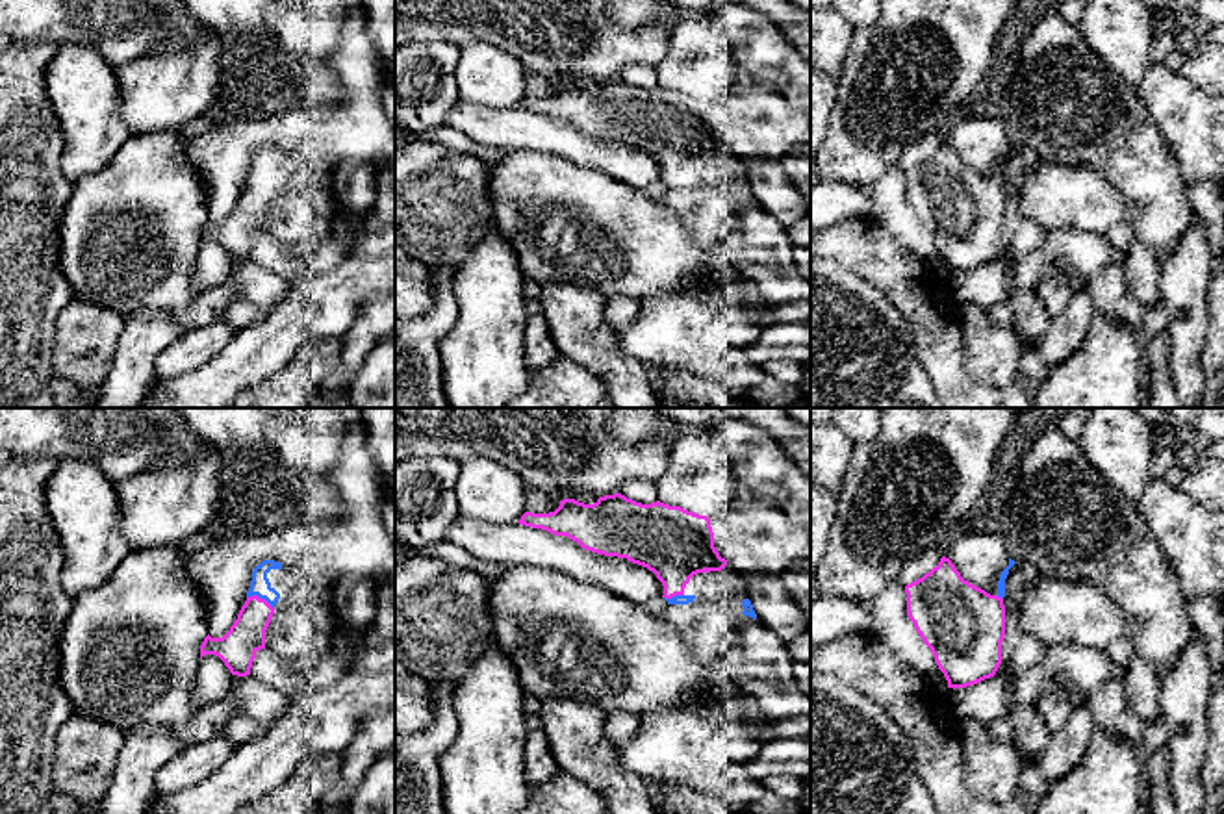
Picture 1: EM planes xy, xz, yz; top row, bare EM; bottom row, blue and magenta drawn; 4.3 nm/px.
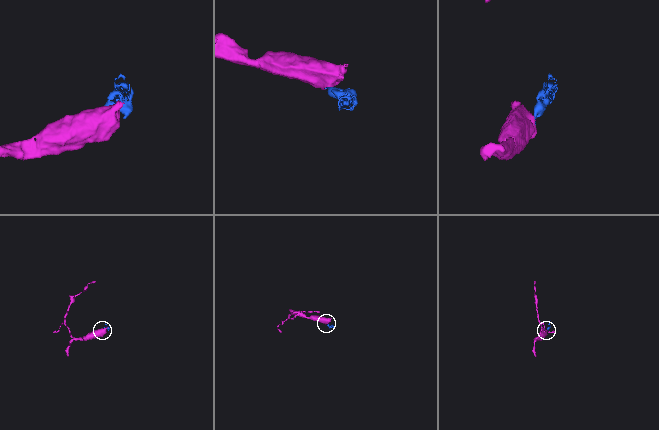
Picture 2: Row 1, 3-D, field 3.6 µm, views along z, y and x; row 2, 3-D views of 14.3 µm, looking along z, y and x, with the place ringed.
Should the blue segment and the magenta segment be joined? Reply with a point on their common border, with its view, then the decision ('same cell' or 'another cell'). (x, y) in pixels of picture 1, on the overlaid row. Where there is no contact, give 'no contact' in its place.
xy (260, 597) | same cell

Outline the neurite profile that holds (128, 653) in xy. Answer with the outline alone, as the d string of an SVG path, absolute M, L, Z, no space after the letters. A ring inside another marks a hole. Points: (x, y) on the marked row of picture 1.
M176 545L124 556L98 588L74 597L59 640L59 680L74 712L121 731L135 725L178 725L200 710L195 695L208 612L185 573L189 554Z

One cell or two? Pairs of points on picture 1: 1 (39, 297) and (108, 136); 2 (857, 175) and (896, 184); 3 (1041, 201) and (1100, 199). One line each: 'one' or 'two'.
1: two
2: two
3: one

